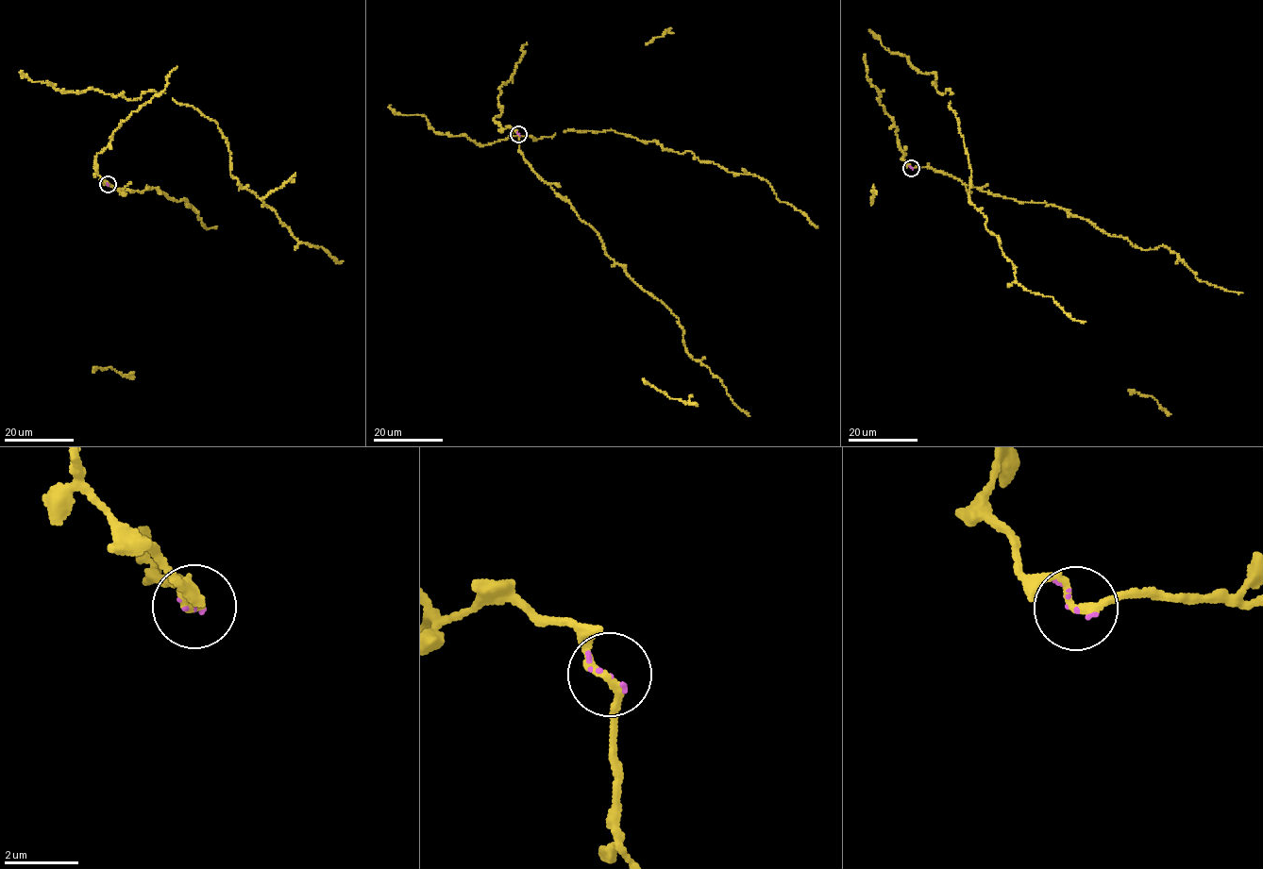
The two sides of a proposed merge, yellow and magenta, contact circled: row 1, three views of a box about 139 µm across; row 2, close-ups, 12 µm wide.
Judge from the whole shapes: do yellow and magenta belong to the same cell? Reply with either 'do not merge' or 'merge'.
merge

